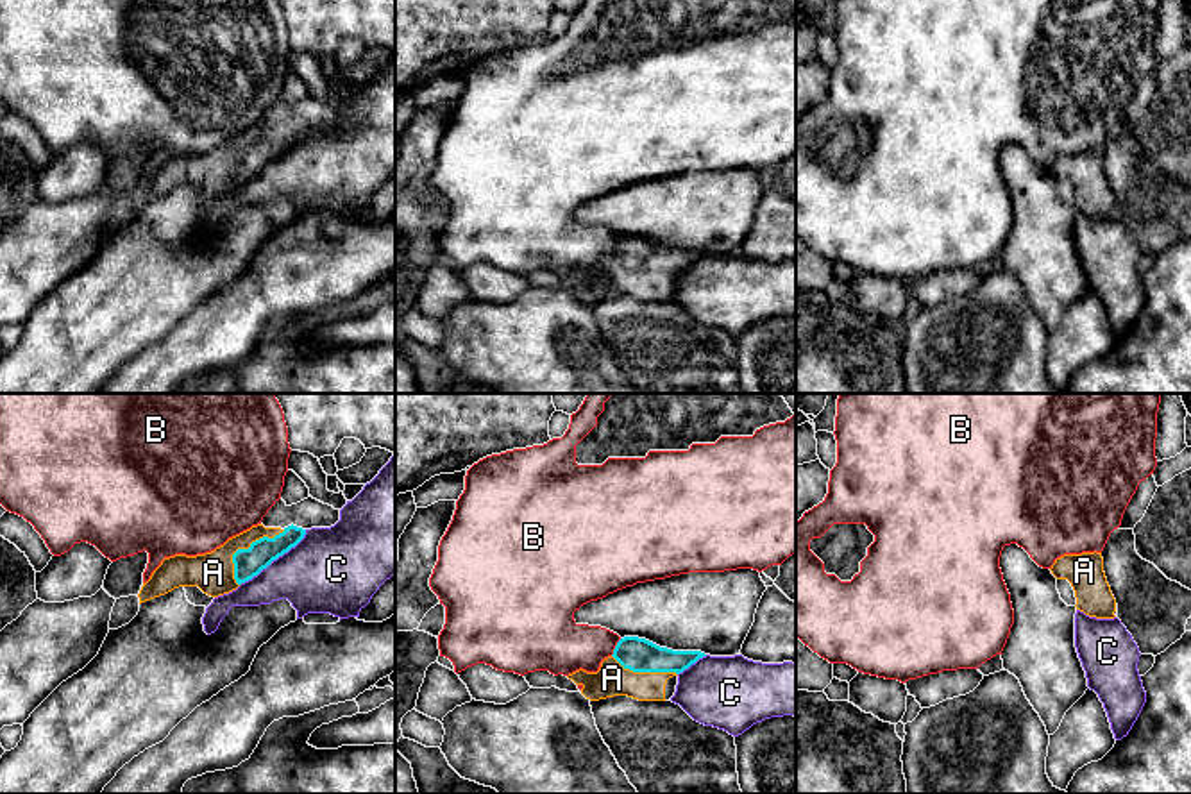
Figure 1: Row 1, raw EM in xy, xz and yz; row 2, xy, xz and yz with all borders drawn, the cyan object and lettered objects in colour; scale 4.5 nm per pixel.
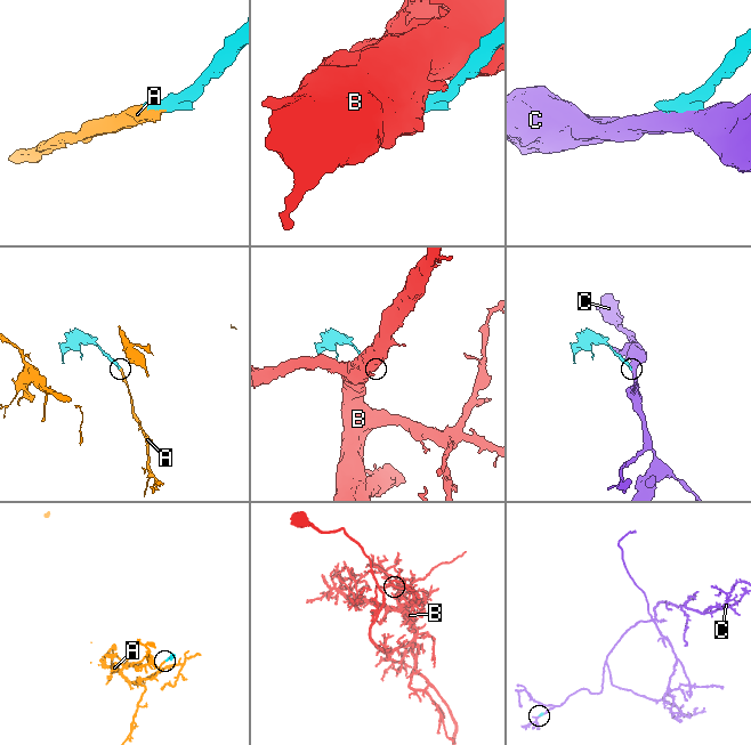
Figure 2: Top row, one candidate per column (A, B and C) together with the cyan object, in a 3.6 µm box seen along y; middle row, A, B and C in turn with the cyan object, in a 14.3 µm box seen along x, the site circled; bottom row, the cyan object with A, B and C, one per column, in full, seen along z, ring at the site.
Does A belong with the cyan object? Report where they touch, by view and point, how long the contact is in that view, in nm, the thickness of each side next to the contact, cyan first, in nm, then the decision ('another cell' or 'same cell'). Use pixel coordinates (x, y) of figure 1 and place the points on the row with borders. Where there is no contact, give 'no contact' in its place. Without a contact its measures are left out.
xy (244, 549) | 340 nm | 130/190 nm | same cell

